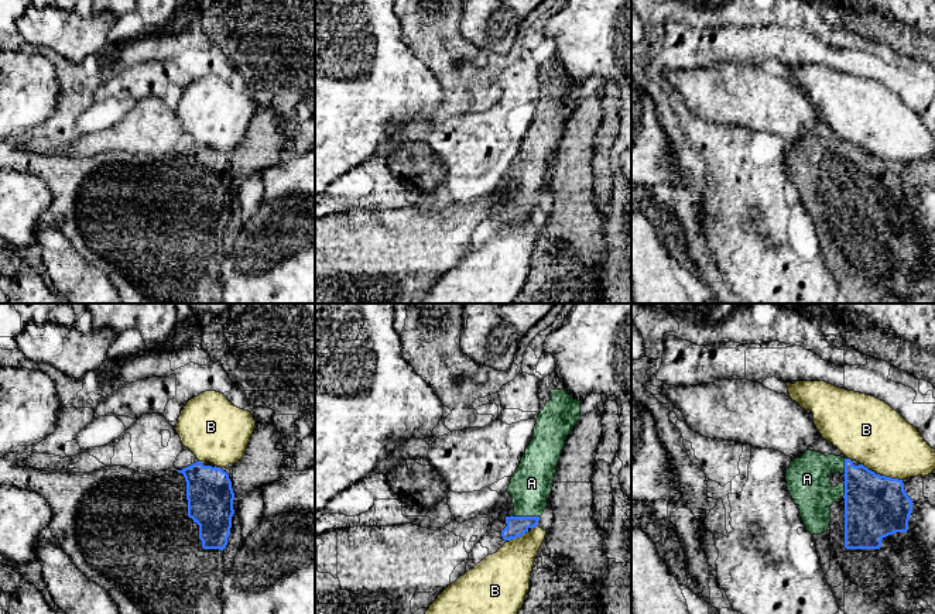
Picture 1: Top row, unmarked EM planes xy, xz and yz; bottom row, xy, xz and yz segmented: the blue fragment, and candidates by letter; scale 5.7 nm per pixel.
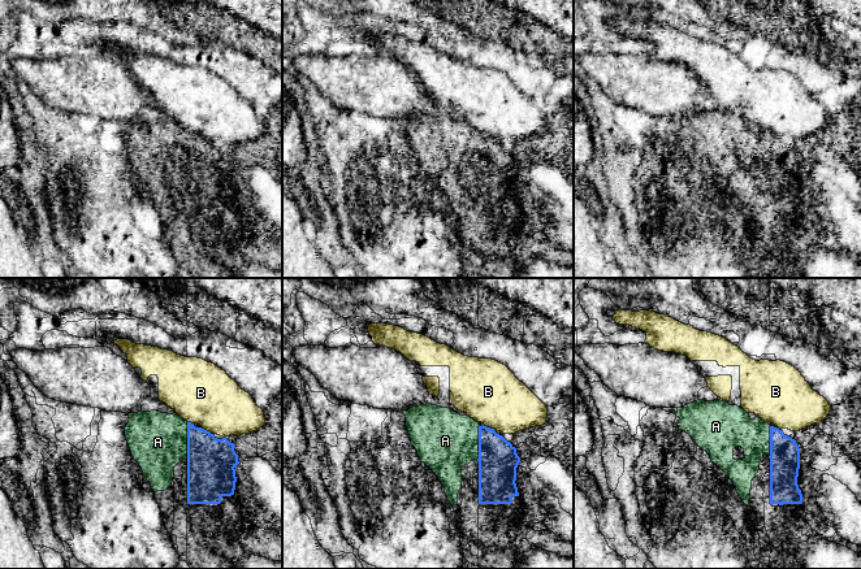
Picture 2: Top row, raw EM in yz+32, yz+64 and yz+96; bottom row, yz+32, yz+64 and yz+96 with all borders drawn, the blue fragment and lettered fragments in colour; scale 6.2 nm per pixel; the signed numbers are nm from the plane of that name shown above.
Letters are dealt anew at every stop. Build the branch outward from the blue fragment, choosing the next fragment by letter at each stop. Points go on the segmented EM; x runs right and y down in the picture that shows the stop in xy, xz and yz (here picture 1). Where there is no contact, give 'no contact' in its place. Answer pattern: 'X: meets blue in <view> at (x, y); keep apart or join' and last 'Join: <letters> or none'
A: meets blue in xz at (526, 517); join
B: meets blue in yz at (890, 477); keep apart
Join: A

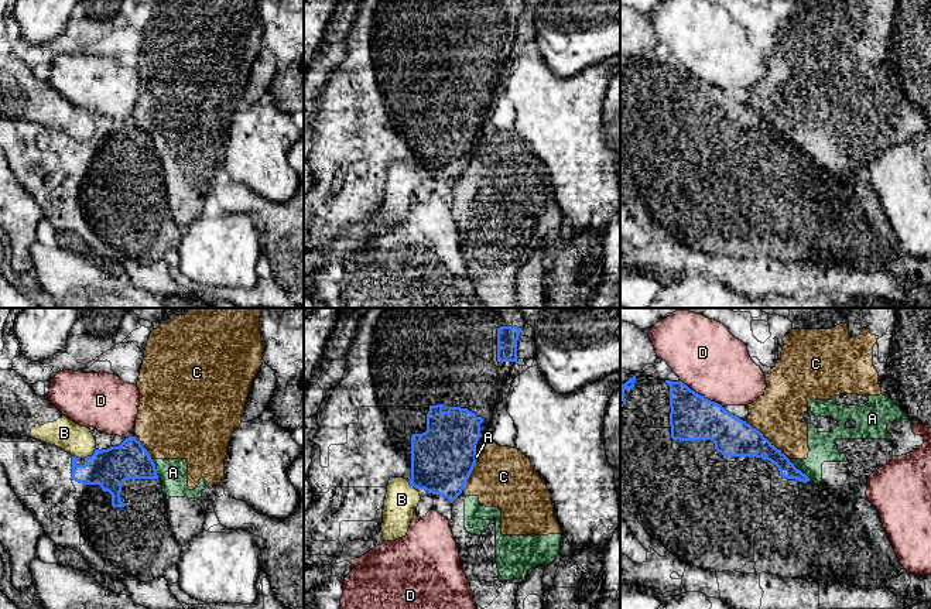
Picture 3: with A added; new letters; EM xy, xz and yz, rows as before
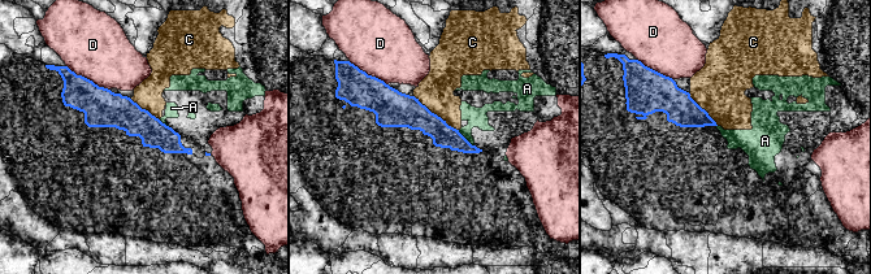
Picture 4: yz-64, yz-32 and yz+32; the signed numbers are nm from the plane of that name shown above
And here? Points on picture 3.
A: meets blue in yz at (798, 469); keep apart
B: meets blue in xy at (92, 455); keep apart
C: meets blue in yz at (766, 438); keep apart
D: meets blue in yz at (702, 396); keep apart
Join: none

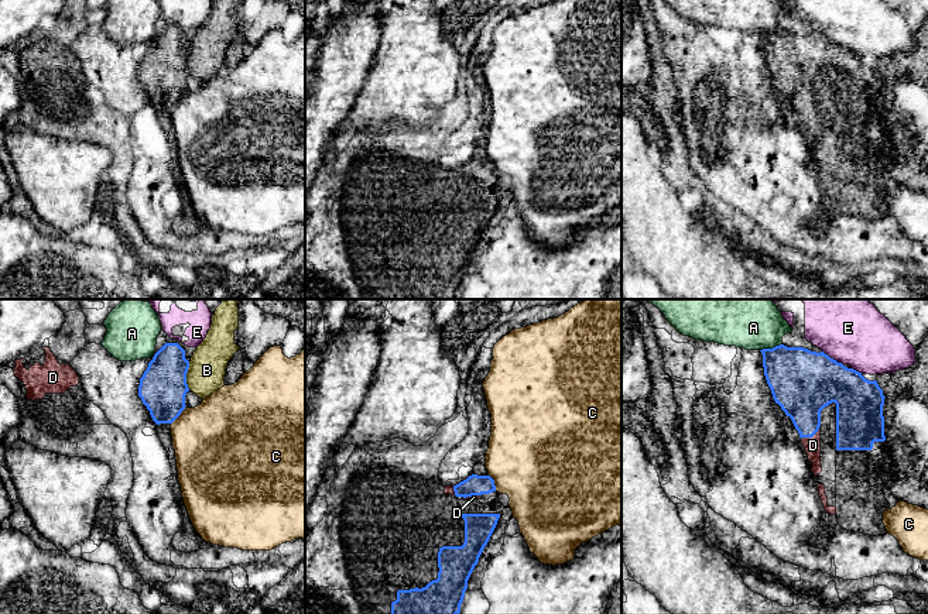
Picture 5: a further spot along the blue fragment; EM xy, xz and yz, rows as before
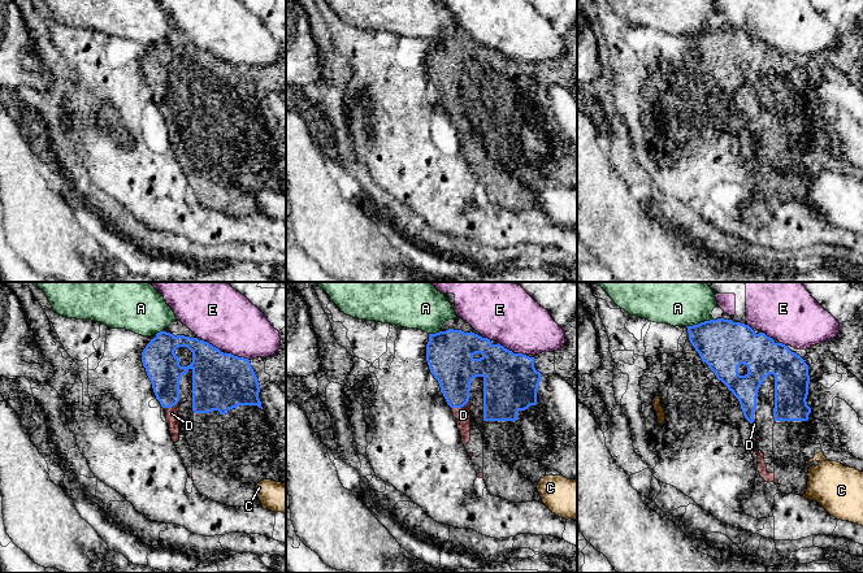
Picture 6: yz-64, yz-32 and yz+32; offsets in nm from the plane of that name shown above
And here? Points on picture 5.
A: meets blue in yz at (770, 349); keep apart
B: meets blue in xy at (185, 376); keep apart
C: meets blue in xy at (180, 414); keep apart
D: meets blue in yz at (810, 436); join
E: meets blue in yz at (828, 356); keep apart
Join: D

